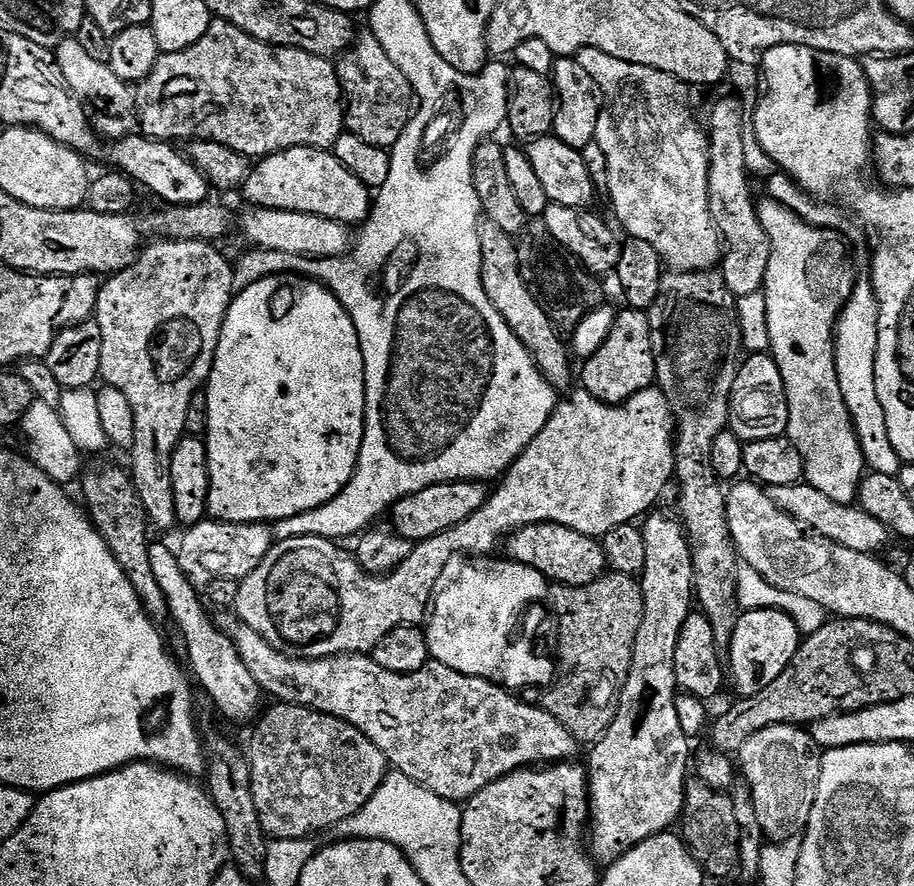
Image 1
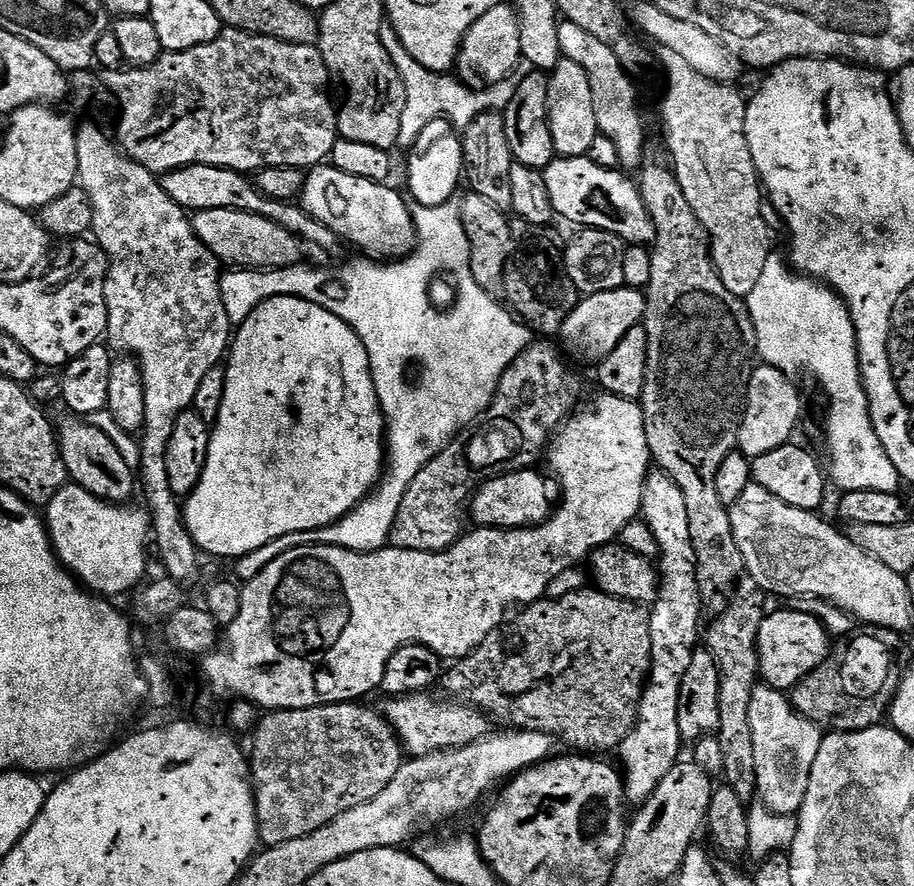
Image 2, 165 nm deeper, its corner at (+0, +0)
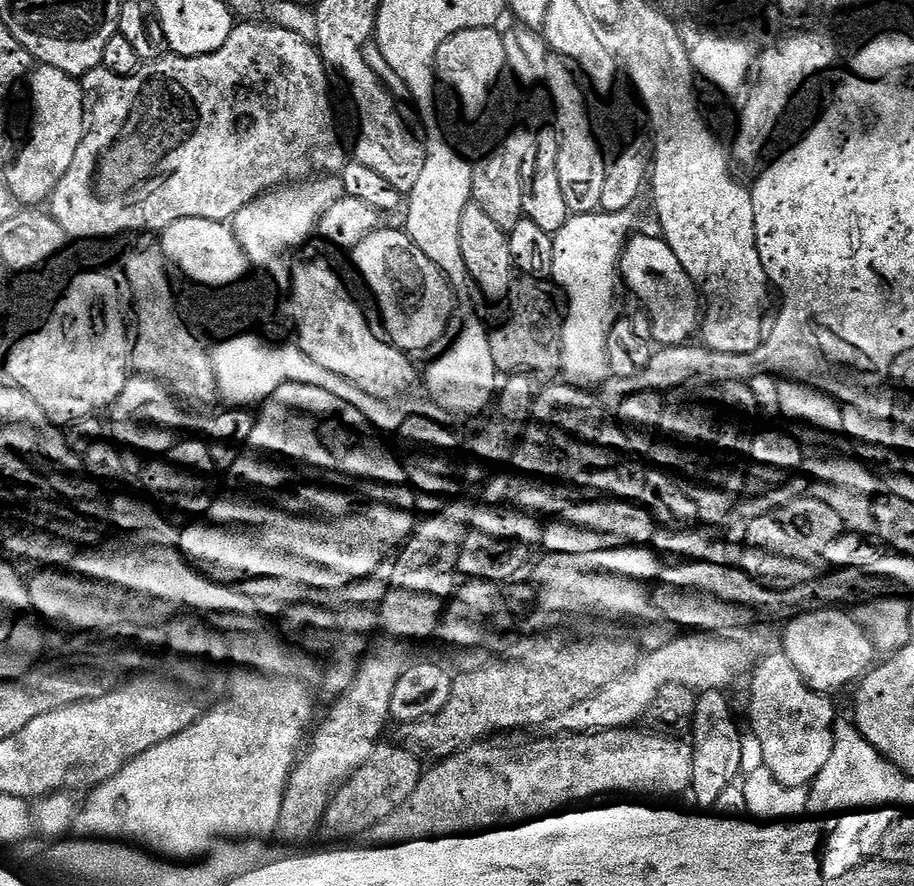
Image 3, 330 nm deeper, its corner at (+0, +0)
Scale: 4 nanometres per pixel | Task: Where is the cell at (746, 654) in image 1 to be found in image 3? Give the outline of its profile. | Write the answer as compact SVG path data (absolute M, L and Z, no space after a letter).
M819 608L795 617L786 628L786 651L810 686L829 694L843 693L878 656L876 640L851 611Z

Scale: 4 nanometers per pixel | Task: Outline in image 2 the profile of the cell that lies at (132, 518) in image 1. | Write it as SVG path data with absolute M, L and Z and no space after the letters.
M68 418L58 424L58 443L60 457L68 471L71 483L90 490L99 500L108 500L111 504L126 504L138 492L138 476L130 466L126 466L126 458L118 454L118 446L95 428L87 419Z

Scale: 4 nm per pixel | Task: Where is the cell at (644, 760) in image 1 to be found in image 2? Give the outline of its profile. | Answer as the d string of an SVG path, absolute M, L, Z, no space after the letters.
M649 471L644 483L640 516L648 523L650 530L654 530L654 538L658 538L660 593L656 603L651 605L648 618L652 668L646 677L636 724L618 749L624 794L627 803L633 806L648 800L658 782L662 782L662 778L666 778L666 774L670 774L670 770L681 759L682 741L678 730L680 683L690 668L692 653L697 651L698 637L702 632L702 601L700 583L696 580L696 555L690 542L686 498L682 490L678 490L678 482L674 482L674 478L665 472Z

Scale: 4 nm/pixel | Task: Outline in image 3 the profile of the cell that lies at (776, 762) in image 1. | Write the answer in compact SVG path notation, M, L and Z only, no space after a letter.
M777 650L766 654L762 662L747 669L744 686L744 718L748 722L747 731L762 744L762 754L758 757L759 763L768 768L770 774L778 779L791 784L808 784L822 770L822 762L830 754L830 750L836 745L838 733L836 733L836 716L838 720L838 708L831 695L820 692L814 686L806 682L796 664L793 663L787 651Z

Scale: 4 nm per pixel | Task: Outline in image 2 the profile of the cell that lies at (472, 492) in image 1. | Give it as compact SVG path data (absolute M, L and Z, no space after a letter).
M530 467L516 472L502 472L493 475L493 480L486 481L481 488L479 485L470 501L471 523L481 528L534 528L543 524L554 511L558 488L555 483L548 484L547 475L544 477L536 471L535 467Z

